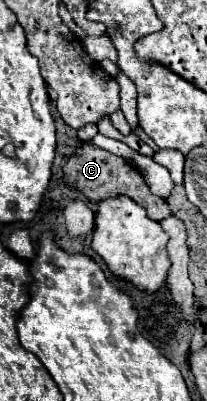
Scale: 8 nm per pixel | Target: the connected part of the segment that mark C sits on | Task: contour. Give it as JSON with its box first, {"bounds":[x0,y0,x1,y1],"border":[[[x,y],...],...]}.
{"bounds":[64,143,170,221],"border":[[[82,143],[74,153],[72,157],[66,161],[64,165],[64,183],[74,189],[74,191],[80,191],[82,195],[86,195],[90,201],[98,203],[106,197],[118,197],[118,195],[126,195],[130,197],[134,203],[138,203],[140,207],[146,209],[148,217],[152,221],[162,221],[170,215],[170,209],[168,209],[168,203],[156,195],[150,193],[142,173],[130,165],[126,159],[118,157],[118,155],[112,155],[110,151],[104,151],[100,147],[96,147],[94,143]]]}

